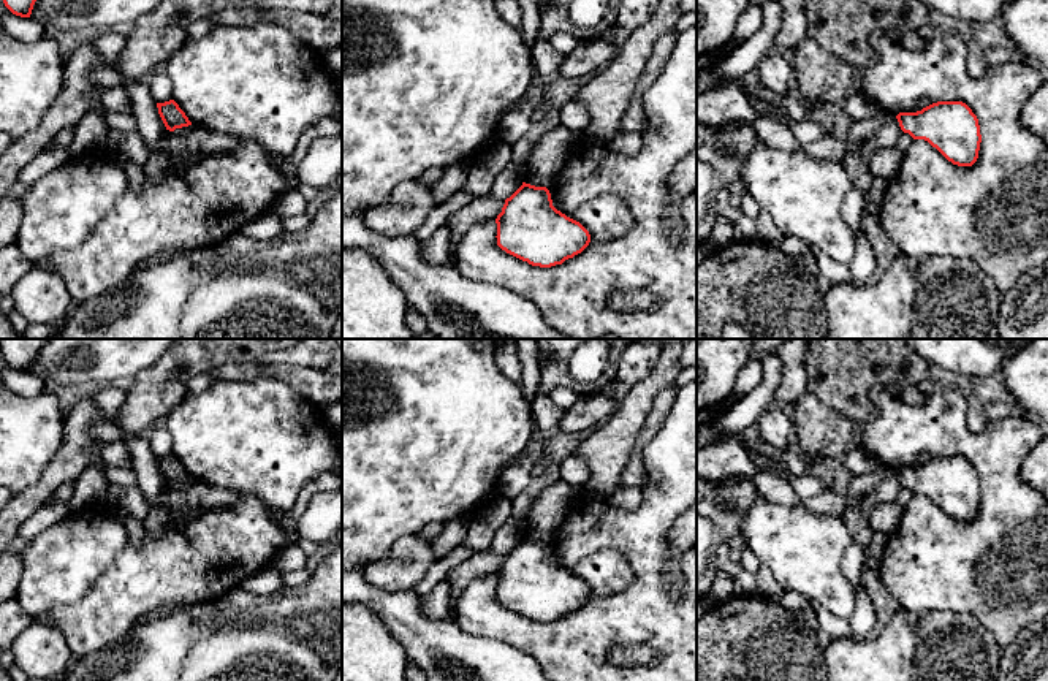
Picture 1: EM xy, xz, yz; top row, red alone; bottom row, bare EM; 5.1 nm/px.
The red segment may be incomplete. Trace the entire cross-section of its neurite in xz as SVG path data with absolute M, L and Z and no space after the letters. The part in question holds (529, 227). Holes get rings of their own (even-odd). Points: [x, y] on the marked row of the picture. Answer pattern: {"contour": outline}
{"contour": "M522 185L496 219L497 245L532 266L551 268L581 253L589 231L552 206L546 187Z"}

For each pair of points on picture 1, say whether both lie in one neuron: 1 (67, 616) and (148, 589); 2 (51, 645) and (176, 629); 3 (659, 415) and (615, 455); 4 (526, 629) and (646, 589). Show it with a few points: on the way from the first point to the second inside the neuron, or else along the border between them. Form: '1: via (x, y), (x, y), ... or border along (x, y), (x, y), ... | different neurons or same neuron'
1: via (87, 616), (102, 616), (127, 591) | same neuron
2: border along (73, 656), (67, 664) | different neurons
3: border along (653, 403), (637, 436), (634, 452), (622, 471) | different neurons
4: via (556, 632), (589, 632), (616, 613) | same neuron

